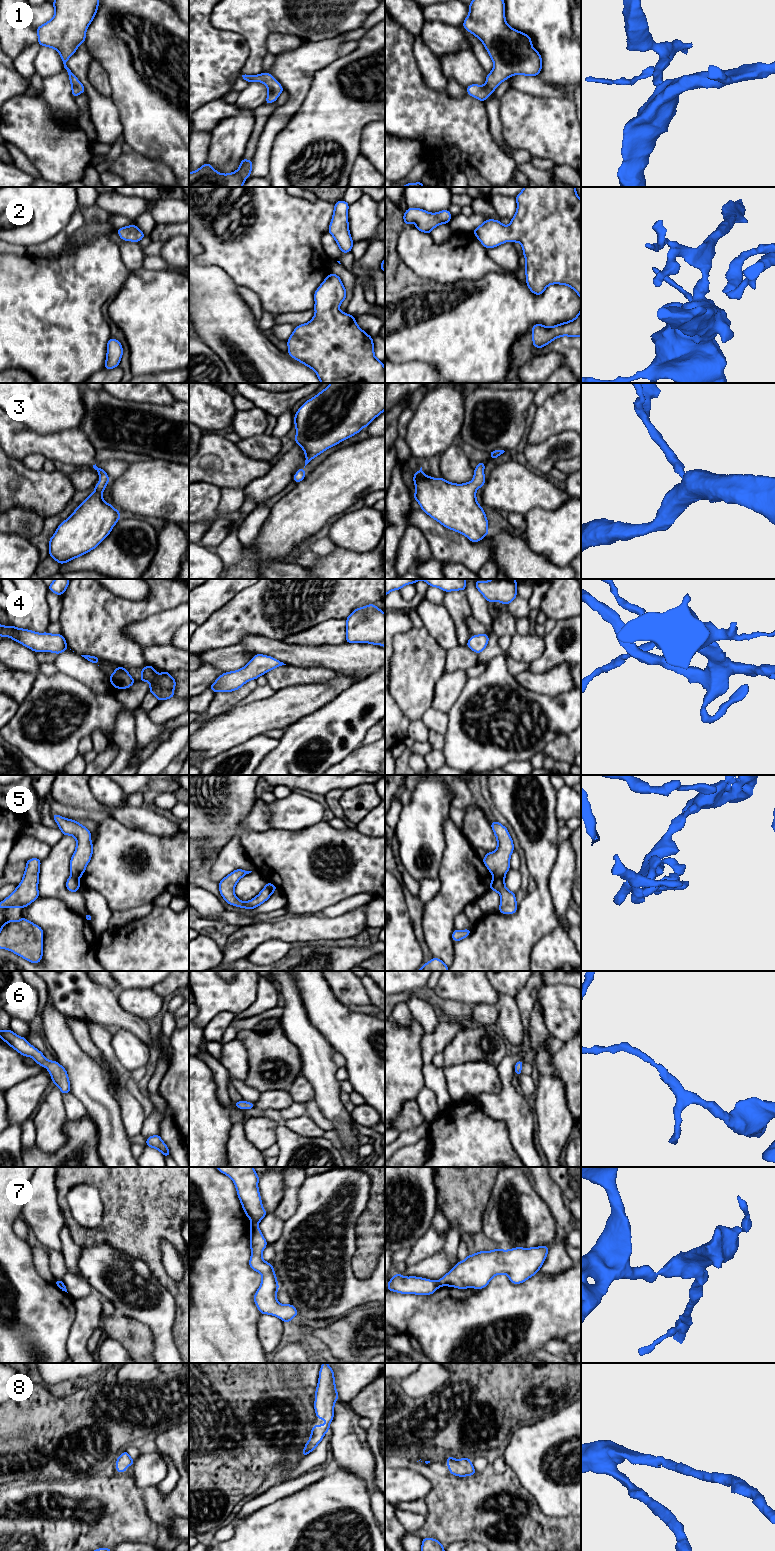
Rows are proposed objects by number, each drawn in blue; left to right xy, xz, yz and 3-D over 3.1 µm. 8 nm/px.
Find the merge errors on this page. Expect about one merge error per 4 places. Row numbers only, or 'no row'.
7

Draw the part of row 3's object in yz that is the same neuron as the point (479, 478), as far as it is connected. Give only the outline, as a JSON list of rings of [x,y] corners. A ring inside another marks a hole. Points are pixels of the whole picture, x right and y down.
[[[477,463],[473,480],[464,484],[436,479],[423,473],[422,467],[414,473],[416,491],[413,495],[421,509],[447,529],[465,535],[471,542],[479,542],[488,535],[488,521],[476,500],[476,490],[483,488],[485,463]]]

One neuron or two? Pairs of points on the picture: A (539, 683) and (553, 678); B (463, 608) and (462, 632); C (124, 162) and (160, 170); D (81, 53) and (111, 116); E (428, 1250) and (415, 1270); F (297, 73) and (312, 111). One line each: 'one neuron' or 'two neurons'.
A: one neuron
B: one neuron
C: one neuron
D: one neuron
E: two neurons
F: two neurons

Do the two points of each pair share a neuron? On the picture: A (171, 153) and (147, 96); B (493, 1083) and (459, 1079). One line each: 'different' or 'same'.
A: same
B: same

